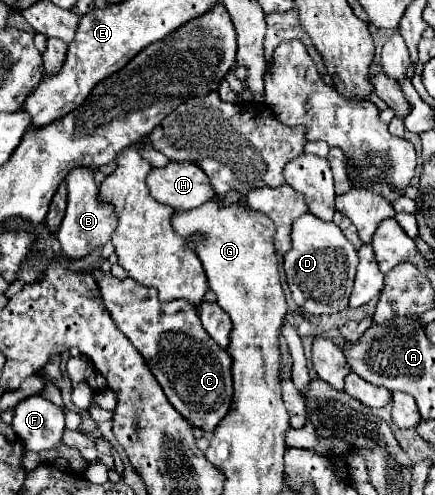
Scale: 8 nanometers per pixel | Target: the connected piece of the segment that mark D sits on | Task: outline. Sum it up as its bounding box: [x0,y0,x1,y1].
[283,213,359,315]

